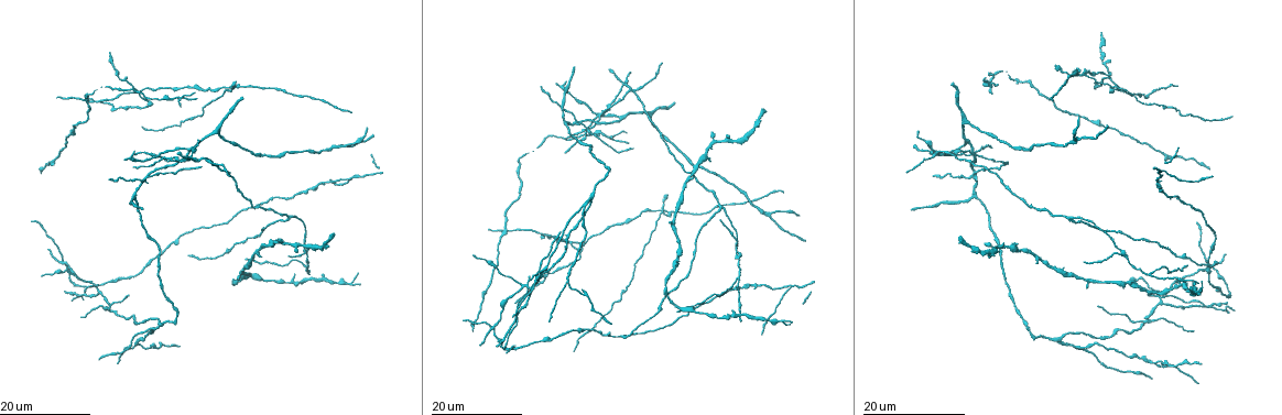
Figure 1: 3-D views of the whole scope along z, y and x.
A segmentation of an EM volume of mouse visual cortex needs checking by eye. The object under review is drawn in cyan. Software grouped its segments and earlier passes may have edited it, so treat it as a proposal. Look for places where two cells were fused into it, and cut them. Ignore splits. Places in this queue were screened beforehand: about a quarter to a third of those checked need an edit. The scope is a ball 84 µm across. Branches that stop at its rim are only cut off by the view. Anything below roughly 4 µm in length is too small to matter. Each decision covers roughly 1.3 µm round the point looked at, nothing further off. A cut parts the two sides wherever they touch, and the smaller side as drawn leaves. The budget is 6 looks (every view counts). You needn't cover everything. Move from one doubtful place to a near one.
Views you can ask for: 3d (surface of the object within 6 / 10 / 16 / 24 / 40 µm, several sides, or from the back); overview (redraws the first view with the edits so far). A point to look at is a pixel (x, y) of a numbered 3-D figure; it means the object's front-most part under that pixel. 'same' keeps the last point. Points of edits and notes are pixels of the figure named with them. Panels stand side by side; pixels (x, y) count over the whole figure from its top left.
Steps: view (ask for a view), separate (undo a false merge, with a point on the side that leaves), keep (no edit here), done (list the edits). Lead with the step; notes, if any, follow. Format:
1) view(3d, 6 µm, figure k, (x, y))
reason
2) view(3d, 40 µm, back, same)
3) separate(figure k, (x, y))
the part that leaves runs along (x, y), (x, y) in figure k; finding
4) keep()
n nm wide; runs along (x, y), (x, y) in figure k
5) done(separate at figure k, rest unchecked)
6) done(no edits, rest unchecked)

view(3d, 24 µm, figure 1, (539, 278))
looks like a crossing

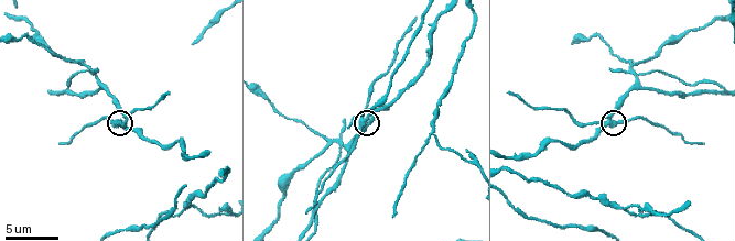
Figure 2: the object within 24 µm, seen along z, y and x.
view(3d, 10 µm, figure 2, (367, 119))
closer look

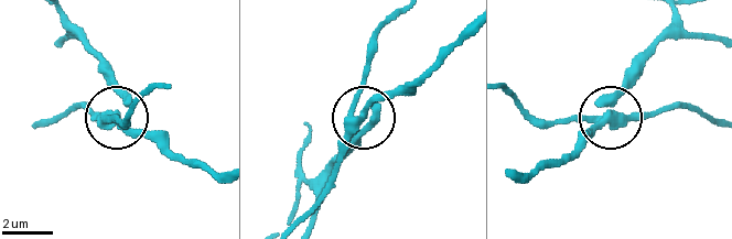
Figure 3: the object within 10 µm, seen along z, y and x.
separate(figure 3, (645, 119))
4 arms; the part that leaves runs along (610, 115), (541, 120), (510, 95) in figure 3; two cells meet here

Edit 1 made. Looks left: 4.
view(overview)

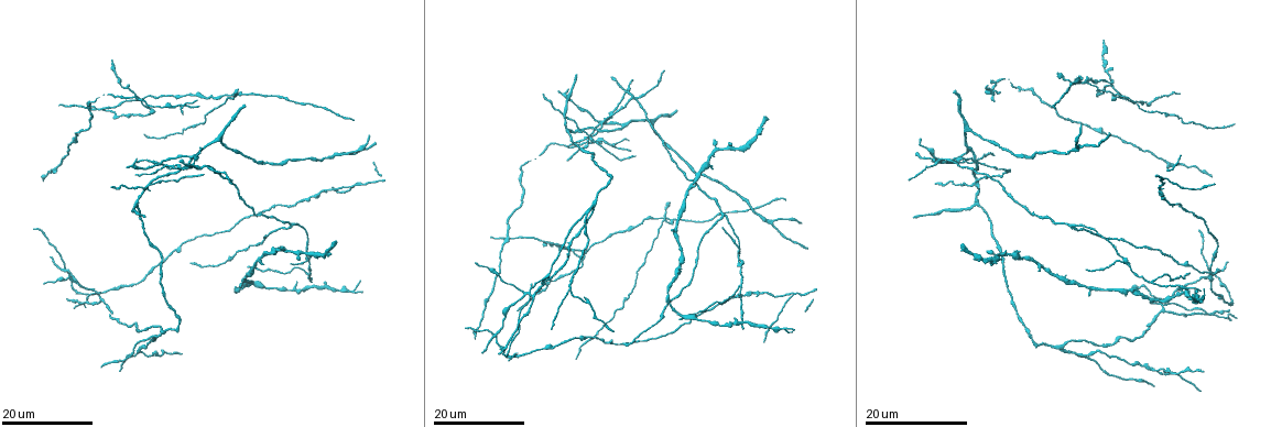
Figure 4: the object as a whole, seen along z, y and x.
view(3d, 16 µm, figure 4, (1127, 264))
arms part here

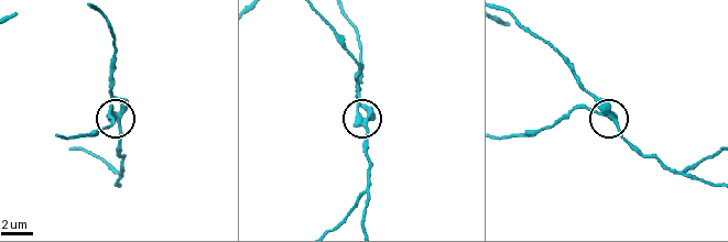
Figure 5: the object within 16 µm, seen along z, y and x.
view(3d, 10 µm, figure 5, (358, 117))

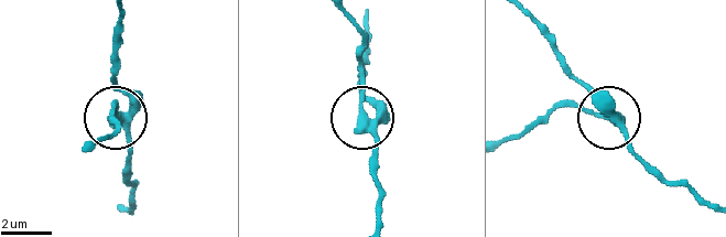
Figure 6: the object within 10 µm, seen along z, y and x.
separate(figure 6, (117, 109))
side arm 10 µm; the part that leaves runs along (375, 128), (361, 99), (361, 35), (354, 17) in figure 6; a second cell is stuck on

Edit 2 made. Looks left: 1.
done(separate at figure 3, separate at figure 6, rest unchecked)

